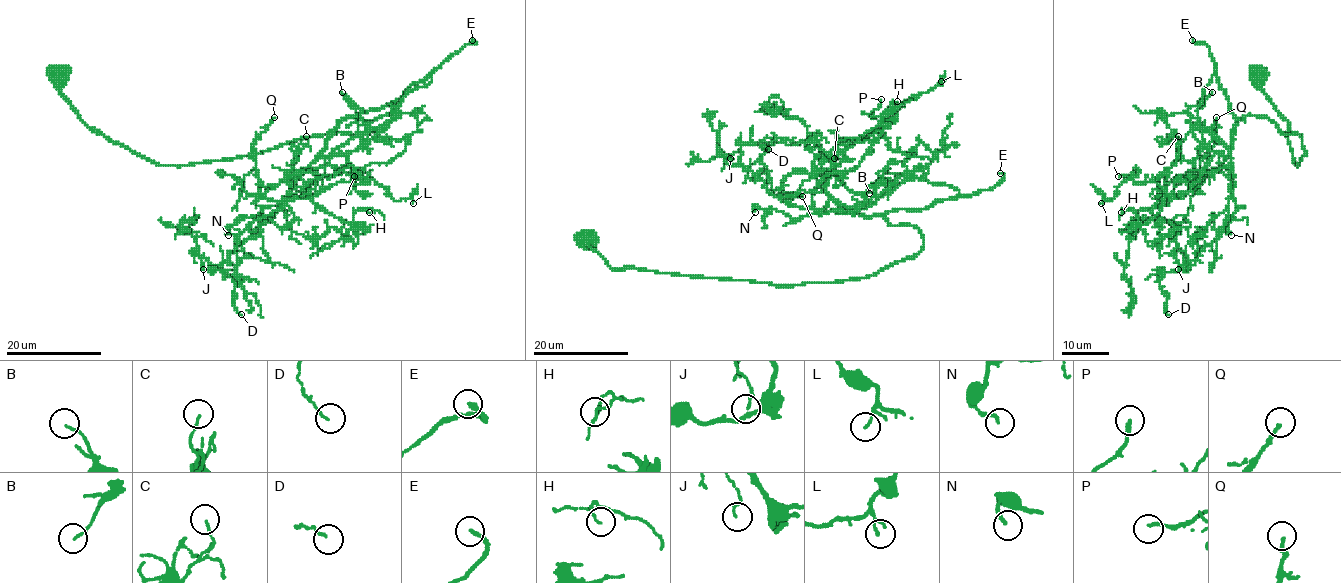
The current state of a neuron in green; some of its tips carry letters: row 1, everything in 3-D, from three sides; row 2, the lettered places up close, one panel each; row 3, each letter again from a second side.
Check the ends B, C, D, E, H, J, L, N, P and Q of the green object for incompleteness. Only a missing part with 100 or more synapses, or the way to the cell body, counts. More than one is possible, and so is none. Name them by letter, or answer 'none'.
E

